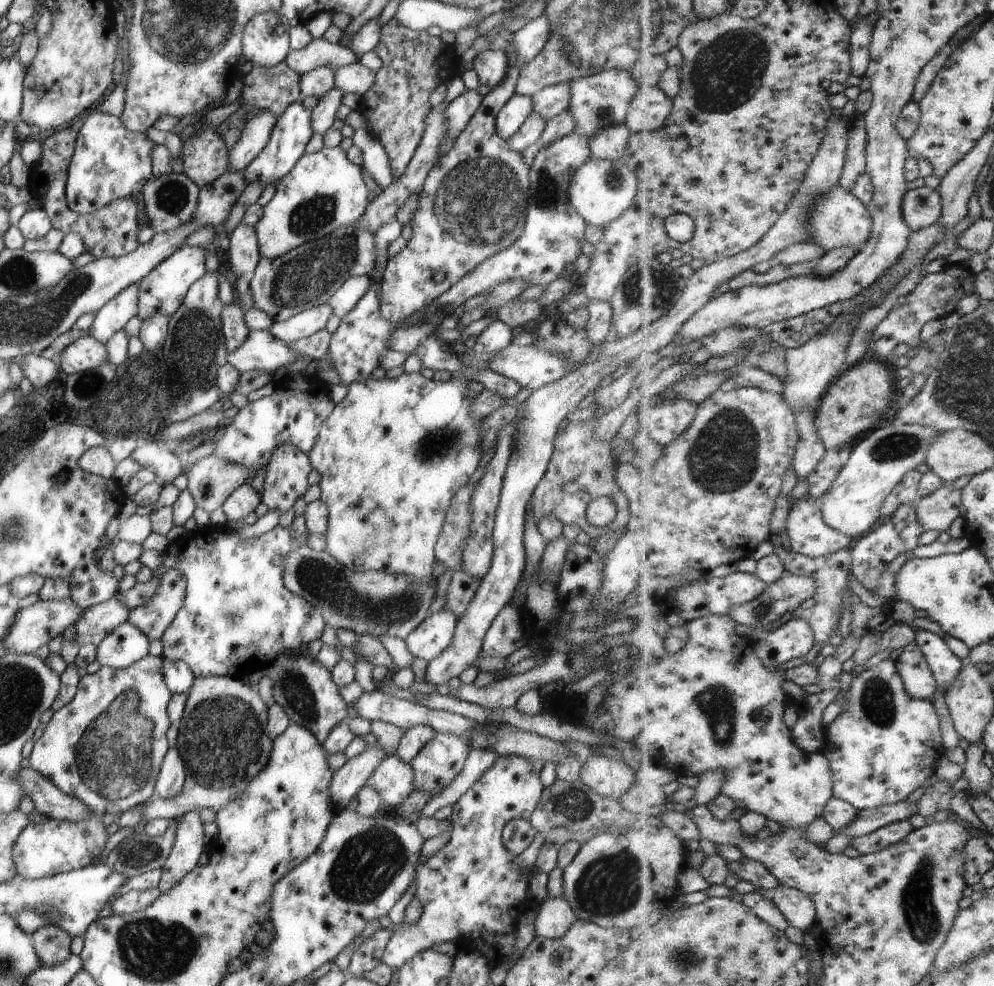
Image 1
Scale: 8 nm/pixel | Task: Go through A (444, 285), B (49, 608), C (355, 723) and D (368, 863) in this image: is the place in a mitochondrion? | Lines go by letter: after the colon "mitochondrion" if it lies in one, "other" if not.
A: other
B: other
C: other
D: mitochondrion

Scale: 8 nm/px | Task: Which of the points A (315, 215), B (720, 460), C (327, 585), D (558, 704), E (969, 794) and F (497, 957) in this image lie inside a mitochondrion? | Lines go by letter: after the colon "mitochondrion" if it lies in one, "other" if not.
A: mitochondrion
B: mitochondrion
C: mitochondrion
D: other
E: other
F: other

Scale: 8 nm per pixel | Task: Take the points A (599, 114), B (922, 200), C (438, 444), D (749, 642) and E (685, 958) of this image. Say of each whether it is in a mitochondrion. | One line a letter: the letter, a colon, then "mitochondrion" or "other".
A: mitochondrion
B: other
C: mitochondrion
D: other
E: mitochondrion

